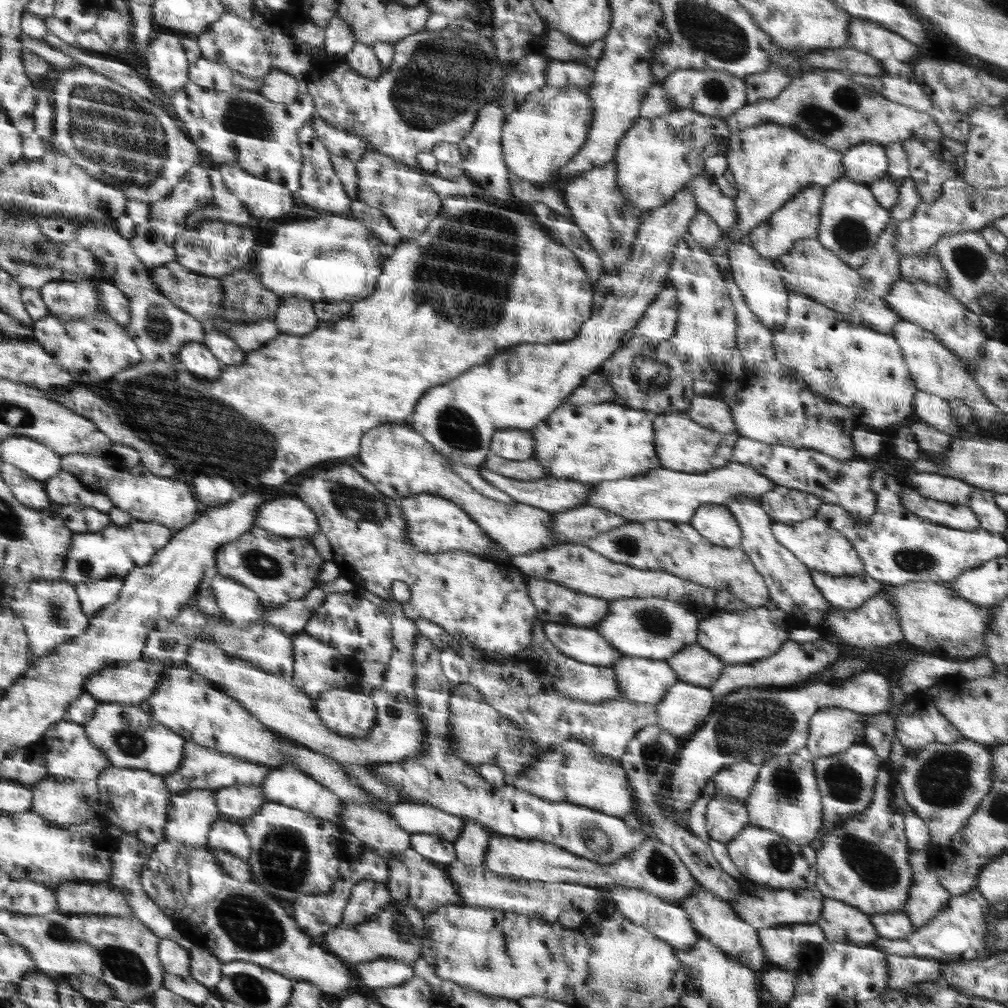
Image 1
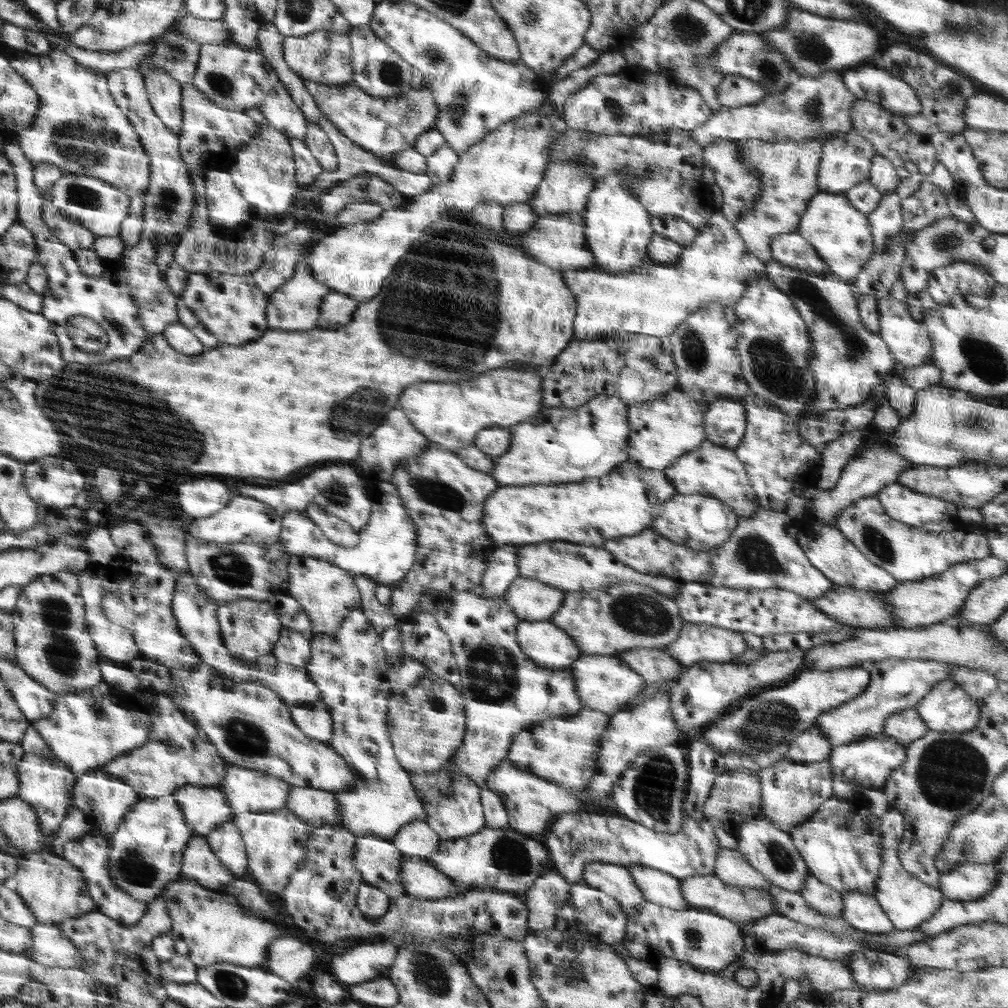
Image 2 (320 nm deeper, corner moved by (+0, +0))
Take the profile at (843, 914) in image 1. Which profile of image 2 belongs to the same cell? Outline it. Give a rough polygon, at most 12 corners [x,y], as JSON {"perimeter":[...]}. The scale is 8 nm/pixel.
{"perimeter":[[806,876],[800,896],[812,910],[843,918],[841,893]]}

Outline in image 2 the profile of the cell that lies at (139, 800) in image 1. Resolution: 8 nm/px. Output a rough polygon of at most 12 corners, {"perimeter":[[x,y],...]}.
{"perimeter":[[101,769],[79,776],[74,805],[111,835],[140,800]]}

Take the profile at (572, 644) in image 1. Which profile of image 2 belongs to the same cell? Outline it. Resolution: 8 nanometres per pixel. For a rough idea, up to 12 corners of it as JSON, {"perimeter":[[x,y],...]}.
{"perimeter":[[549,620],[520,621],[524,654],[564,670],[583,656],[574,638]]}

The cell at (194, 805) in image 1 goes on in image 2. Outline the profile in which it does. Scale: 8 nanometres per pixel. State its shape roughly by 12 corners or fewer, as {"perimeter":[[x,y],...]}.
{"perimeter":[[174,796],[141,799],[109,839],[140,902],[180,877],[194,830]]}

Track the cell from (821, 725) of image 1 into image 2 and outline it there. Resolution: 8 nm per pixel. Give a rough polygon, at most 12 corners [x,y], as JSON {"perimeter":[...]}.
{"perimeter":[[824,730],[792,739],[784,760],[820,762],[833,748]]}

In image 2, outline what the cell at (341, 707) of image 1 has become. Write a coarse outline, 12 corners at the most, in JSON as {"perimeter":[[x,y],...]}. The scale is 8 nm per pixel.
{"perimeter":[[322,700],[290,708],[296,727],[329,742],[335,722]]}

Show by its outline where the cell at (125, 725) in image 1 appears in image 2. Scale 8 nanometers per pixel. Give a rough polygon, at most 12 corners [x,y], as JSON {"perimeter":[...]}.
{"perimeter":[[104,682],[30,726],[78,777],[148,730]]}

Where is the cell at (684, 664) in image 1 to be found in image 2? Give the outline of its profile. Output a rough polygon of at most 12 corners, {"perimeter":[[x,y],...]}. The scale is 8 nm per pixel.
{"perimeter":[[662,649],[626,650],[647,683],[678,681],[686,669]]}

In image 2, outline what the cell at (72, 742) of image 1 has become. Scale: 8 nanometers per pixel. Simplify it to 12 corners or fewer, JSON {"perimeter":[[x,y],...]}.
{"perimeter":[[26,752],[18,794],[55,836],[78,776],[59,758]]}

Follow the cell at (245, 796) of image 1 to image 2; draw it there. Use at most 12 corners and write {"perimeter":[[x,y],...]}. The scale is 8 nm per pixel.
{"perimeter":[[184,785],[172,796],[204,837],[234,818],[216,786]]}

